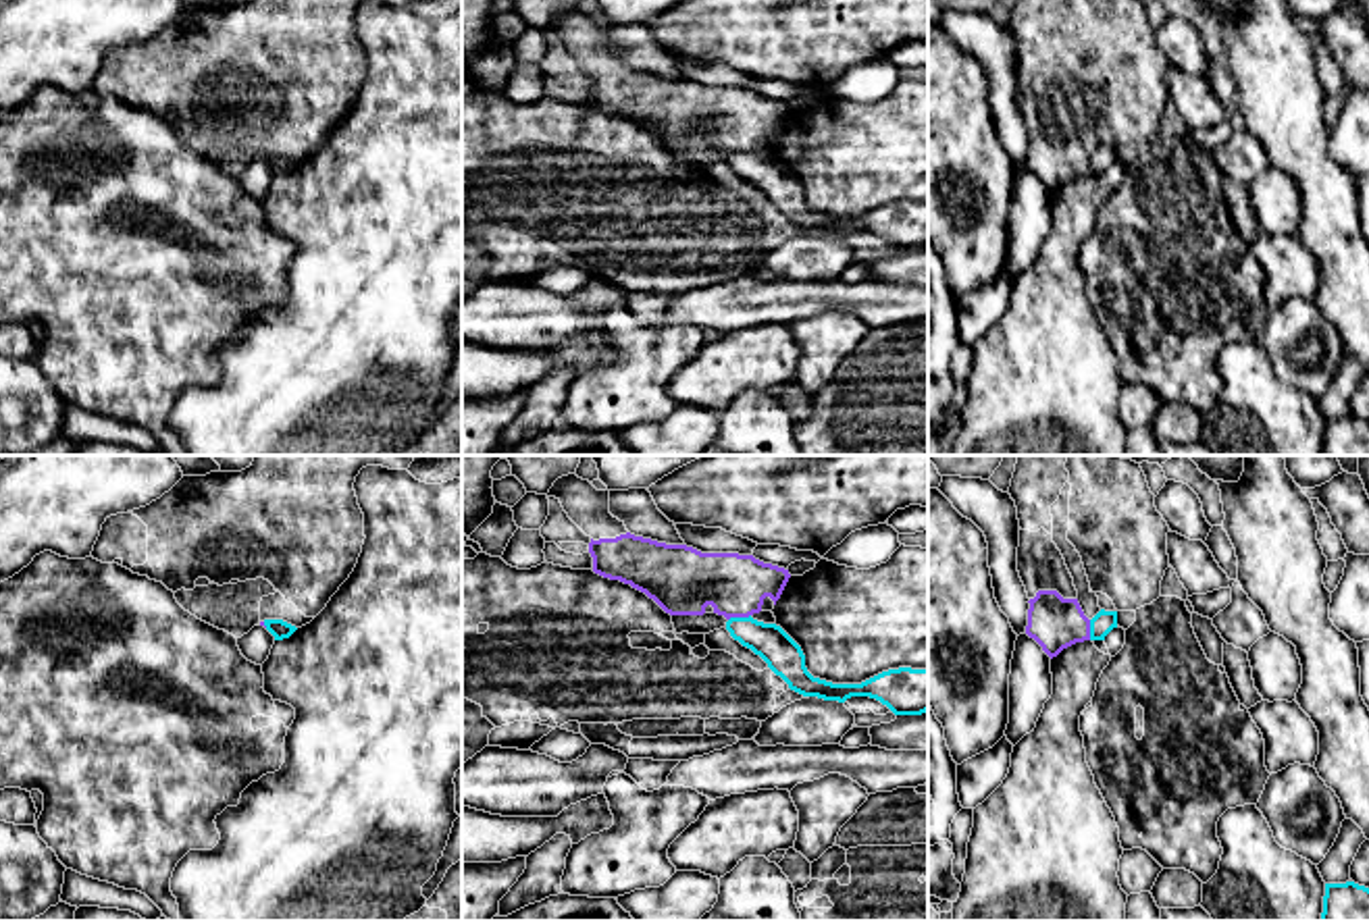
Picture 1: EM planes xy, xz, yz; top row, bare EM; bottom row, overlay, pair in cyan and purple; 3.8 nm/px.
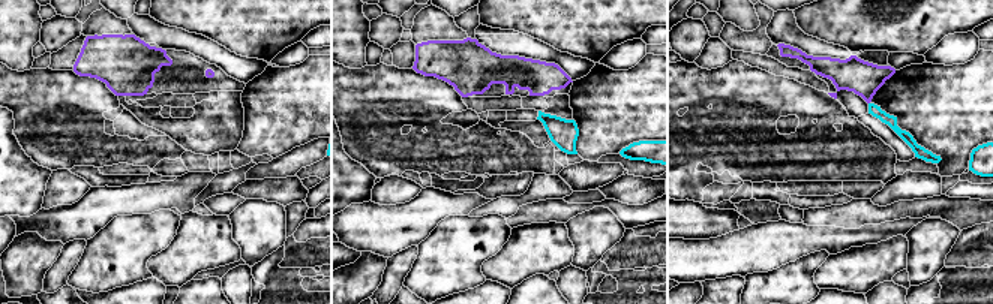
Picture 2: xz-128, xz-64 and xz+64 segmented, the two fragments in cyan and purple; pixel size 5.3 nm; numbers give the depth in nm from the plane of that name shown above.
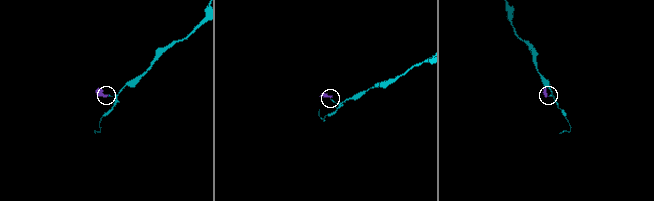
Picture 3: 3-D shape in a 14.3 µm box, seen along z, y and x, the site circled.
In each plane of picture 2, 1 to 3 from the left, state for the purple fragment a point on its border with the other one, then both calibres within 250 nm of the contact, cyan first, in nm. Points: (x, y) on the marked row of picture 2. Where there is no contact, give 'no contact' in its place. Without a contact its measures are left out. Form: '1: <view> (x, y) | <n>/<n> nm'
1: no contact
2: no contact
3: no contact

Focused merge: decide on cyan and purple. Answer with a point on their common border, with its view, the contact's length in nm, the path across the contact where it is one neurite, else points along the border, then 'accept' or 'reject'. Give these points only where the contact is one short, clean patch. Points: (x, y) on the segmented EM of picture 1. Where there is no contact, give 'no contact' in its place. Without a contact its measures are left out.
xz (739, 618) | 90 nm | along xz (750, 614), (729, 620) | reject

